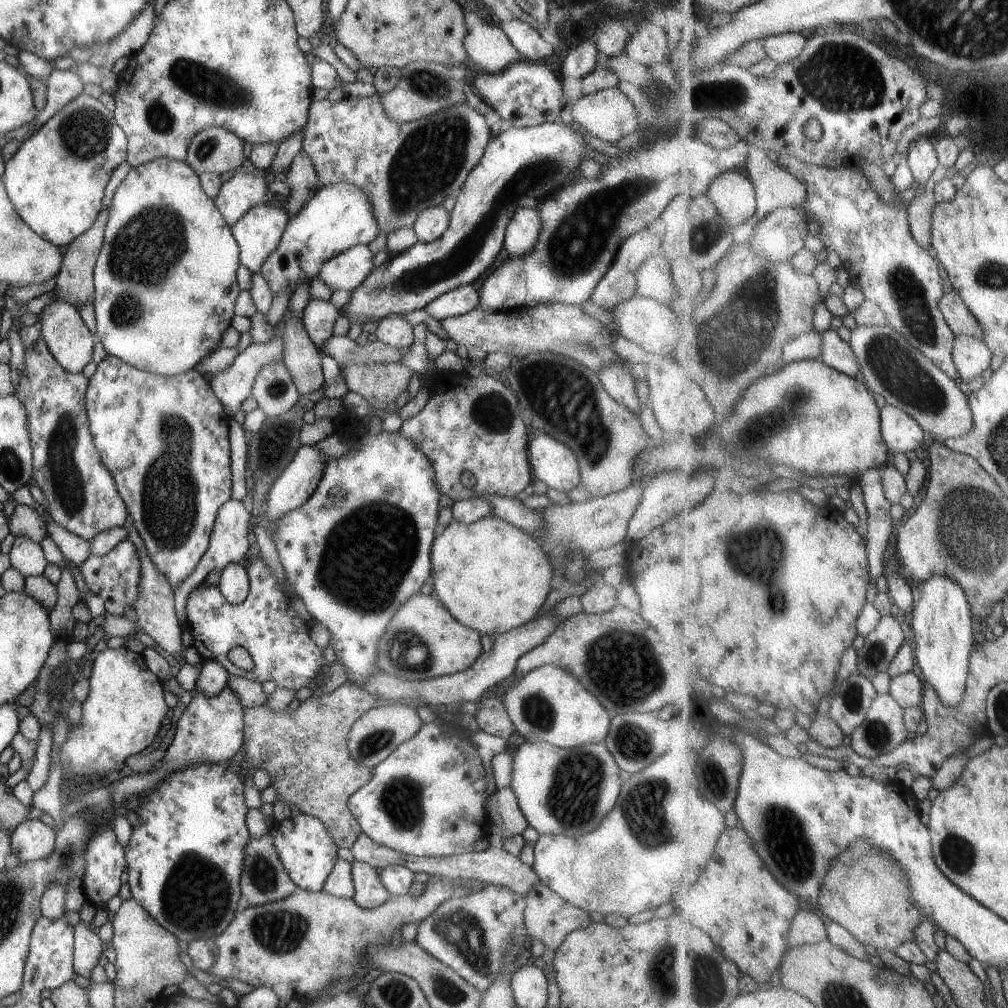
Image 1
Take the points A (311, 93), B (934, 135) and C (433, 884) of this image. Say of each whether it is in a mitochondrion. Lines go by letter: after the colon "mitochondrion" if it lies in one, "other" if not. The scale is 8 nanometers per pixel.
A: other
B: other
C: other

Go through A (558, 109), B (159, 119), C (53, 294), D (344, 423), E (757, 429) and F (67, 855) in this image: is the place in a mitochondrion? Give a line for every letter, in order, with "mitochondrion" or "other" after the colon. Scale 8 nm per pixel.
A: other
B: mitochondrion
C: other
D: other
E: mitochondrion
F: mitochondrion

